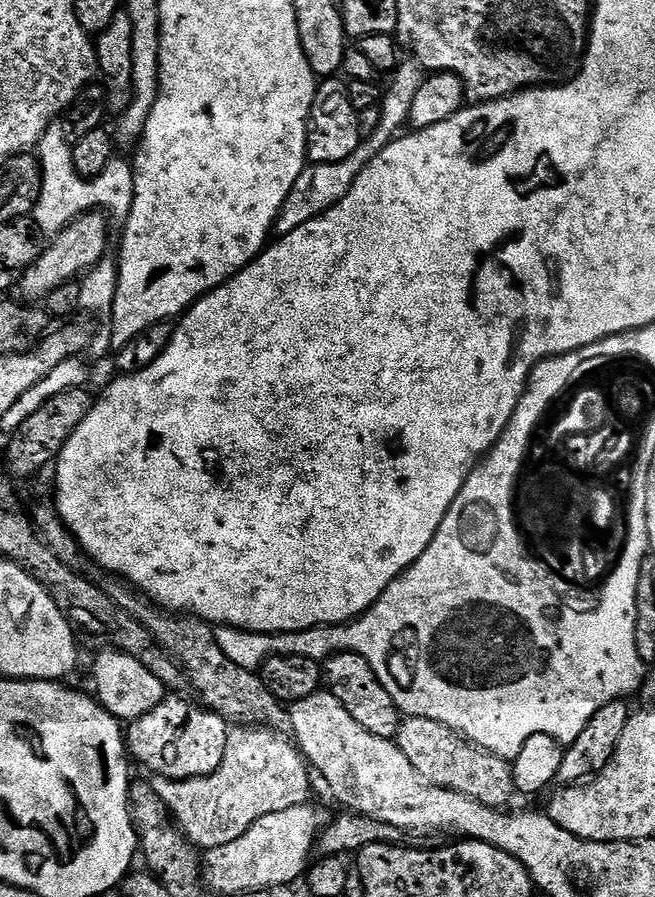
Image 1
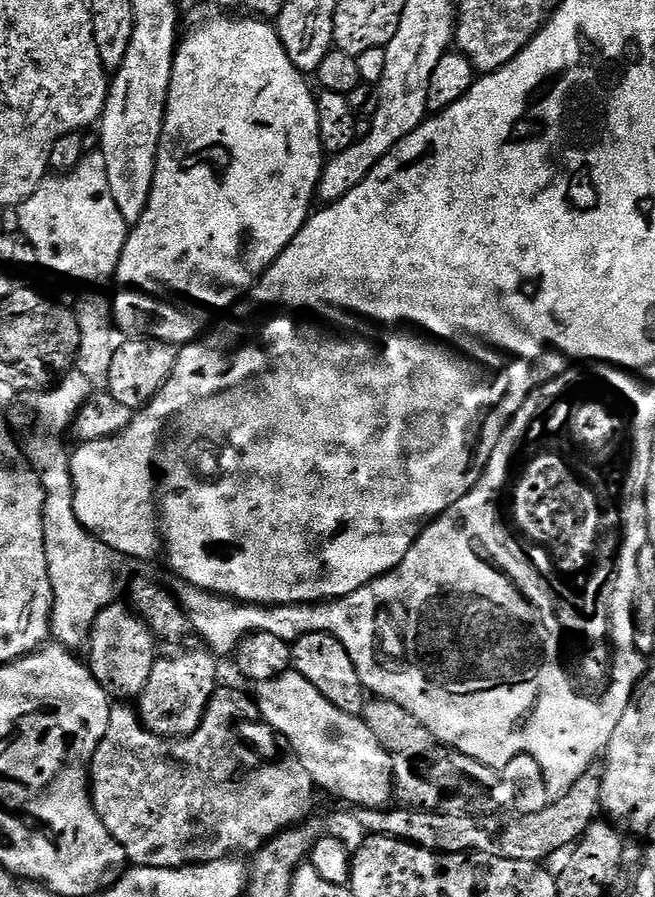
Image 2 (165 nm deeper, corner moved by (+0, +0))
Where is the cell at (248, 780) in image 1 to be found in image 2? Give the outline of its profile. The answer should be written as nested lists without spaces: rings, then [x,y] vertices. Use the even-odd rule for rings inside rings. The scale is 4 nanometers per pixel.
[[[217,687],[216,692],[210,698],[208,709],[198,730],[190,736],[182,737],[181,740],[163,740],[160,736],[154,735],[150,729],[140,723],[139,711],[135,707],[127,708],[124,704],[127,703],[117,703],[110,710],[110,722],[106,722],[106,734],[90,765],[90,791],[92,805],[96,808],[98,818],[102,818],[102,826],[106,826],[106,830],[110,830],[110,834],[116,839],[118,846],[122,846],[129,865],[138,868],[189,868],[191,864],[209,864],[215,860],[226,860],[237,854],[244,854],[240,852],[255,854],[263,844],[267,844],[279,832],[285,832],[288,828],[293,828],[296,824],[309,819],[311,812],[308,811],[312,808],[314,785],[306,766],[302,766],[302,762],[295,758],[280,760],[277,764],[267,764],[266,761],[259,760],[236,737],[236,732],[232,729],[239,720],[254,720],[254,722],[260,720],[260,711],[256,701],[249,693],[247,696],[240,688]]]

